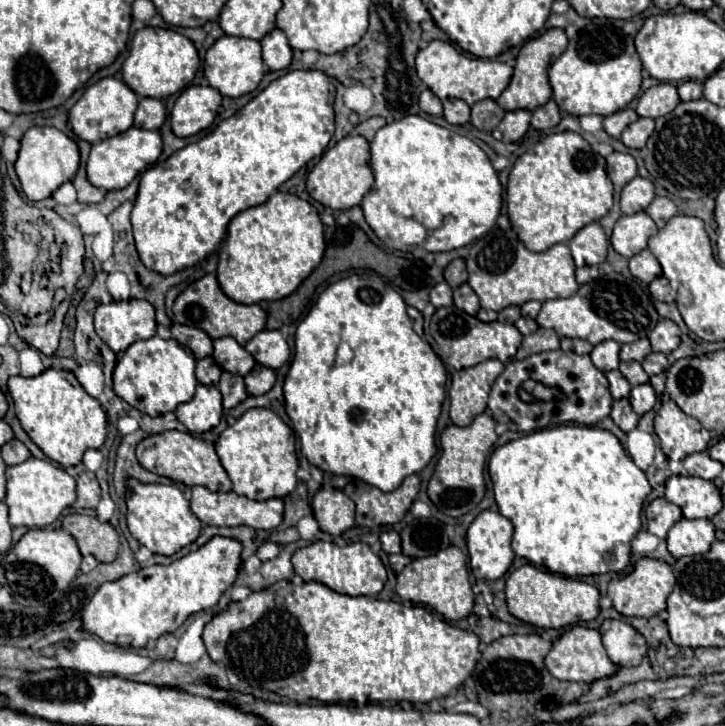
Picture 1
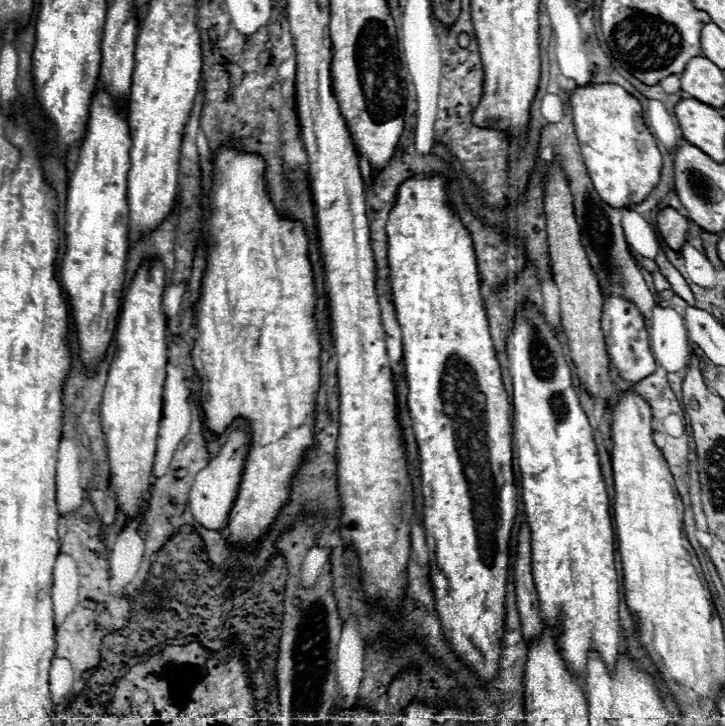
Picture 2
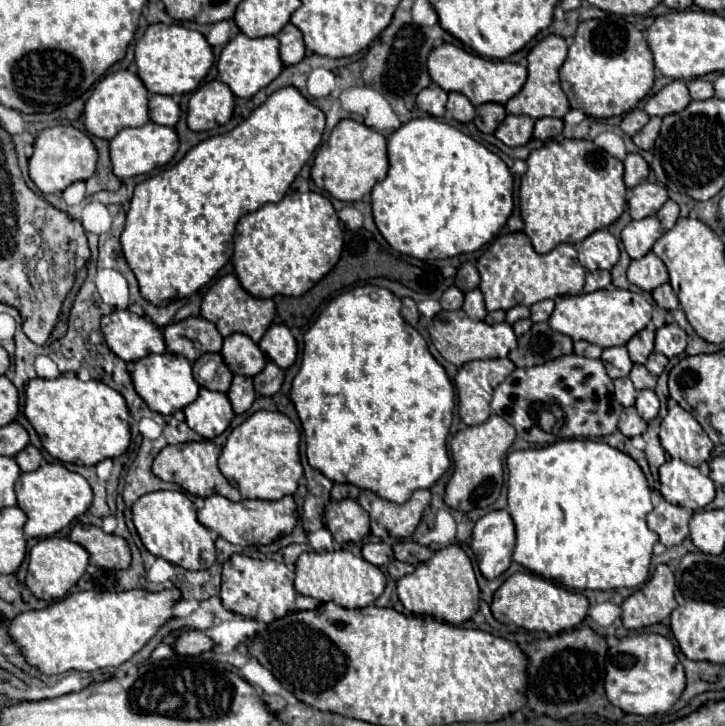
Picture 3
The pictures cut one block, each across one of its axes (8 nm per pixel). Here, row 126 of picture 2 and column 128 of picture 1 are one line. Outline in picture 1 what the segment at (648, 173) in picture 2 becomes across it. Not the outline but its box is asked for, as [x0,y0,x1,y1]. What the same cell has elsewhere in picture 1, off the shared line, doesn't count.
[82,536,242,648]

